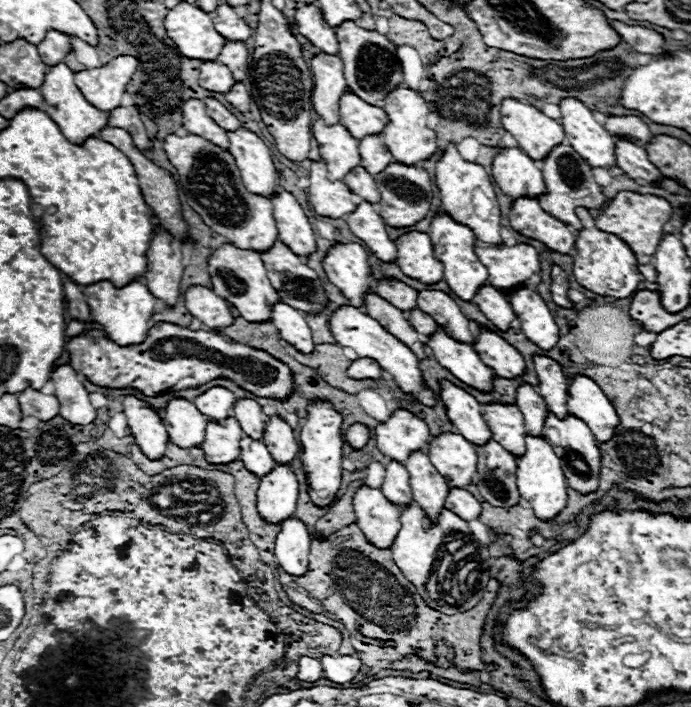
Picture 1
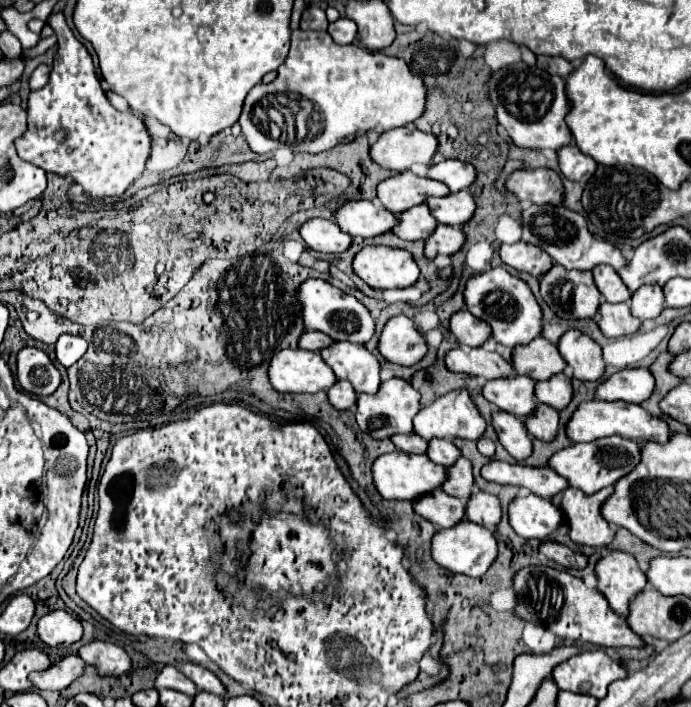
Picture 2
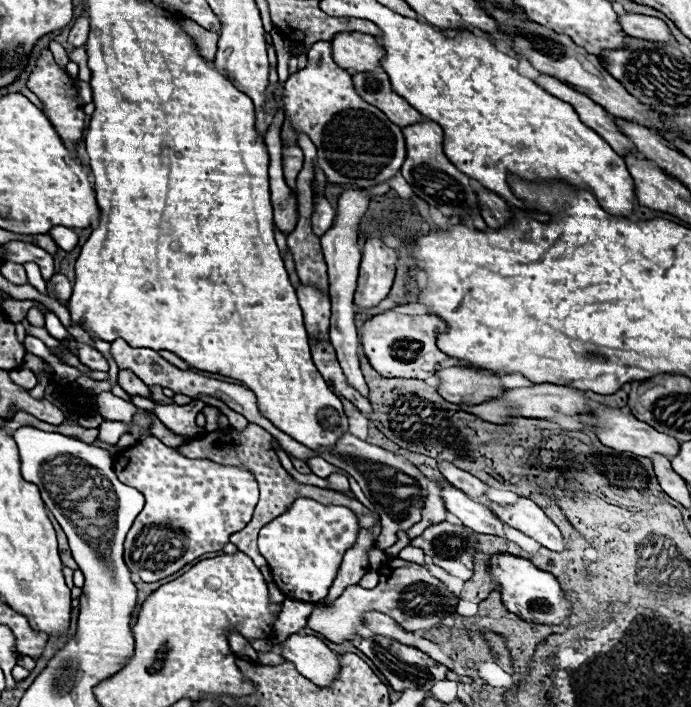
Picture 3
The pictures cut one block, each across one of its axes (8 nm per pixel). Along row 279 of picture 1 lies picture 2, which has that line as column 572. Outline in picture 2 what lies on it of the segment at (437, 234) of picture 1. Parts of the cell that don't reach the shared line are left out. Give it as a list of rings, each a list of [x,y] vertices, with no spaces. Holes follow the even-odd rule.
[[[604,436],[594,442],[582,442],[582,444],[570,444],[564,450],[558,450],[550,460],[548,466],[556,470],[560,476],[568,480],[572,488],[580,488],[582,492],[596,492],[604,486],[614,484],[620,476],[628,474],[640,460],[640,448],[634,440],[626,440],[620,436]]]

